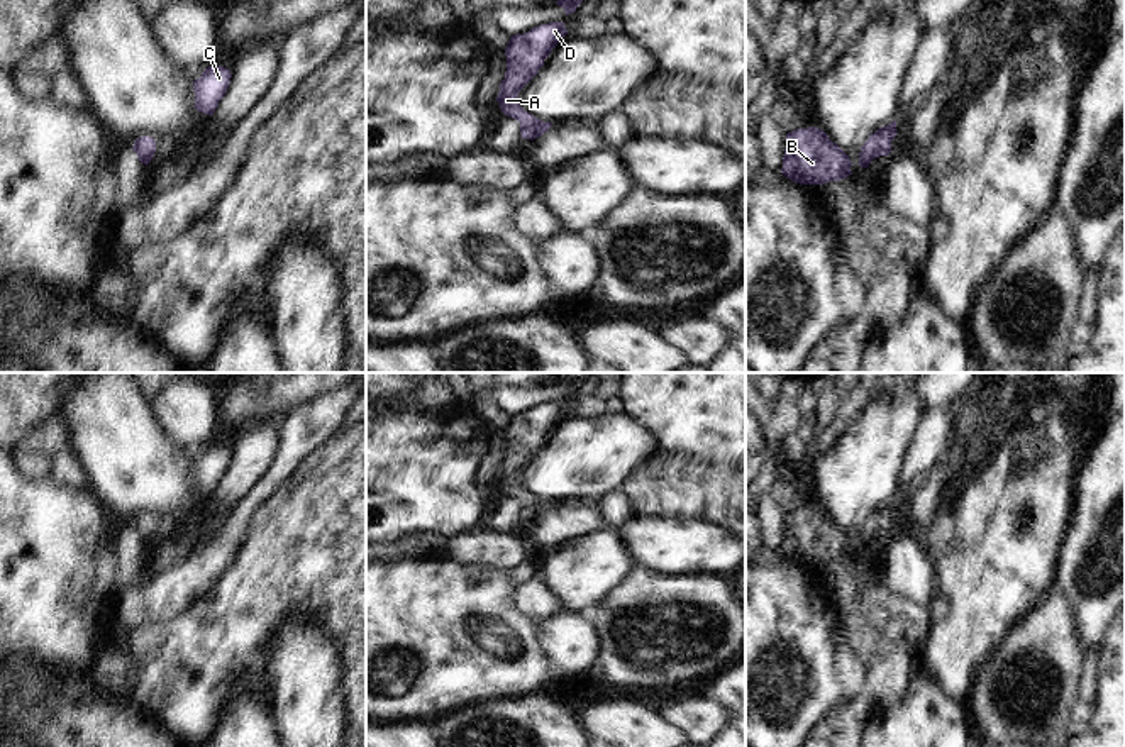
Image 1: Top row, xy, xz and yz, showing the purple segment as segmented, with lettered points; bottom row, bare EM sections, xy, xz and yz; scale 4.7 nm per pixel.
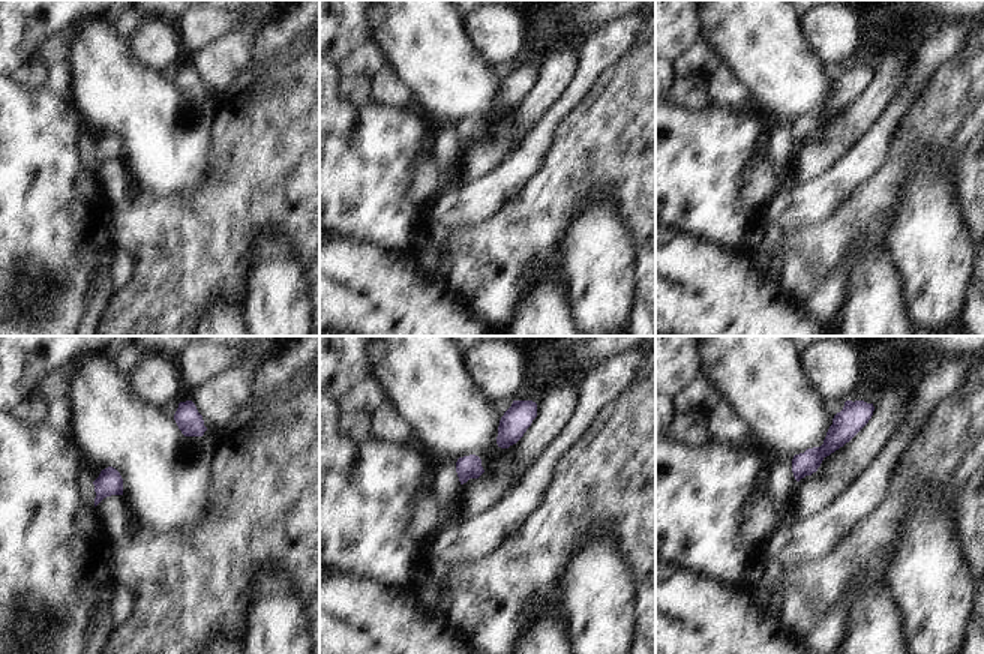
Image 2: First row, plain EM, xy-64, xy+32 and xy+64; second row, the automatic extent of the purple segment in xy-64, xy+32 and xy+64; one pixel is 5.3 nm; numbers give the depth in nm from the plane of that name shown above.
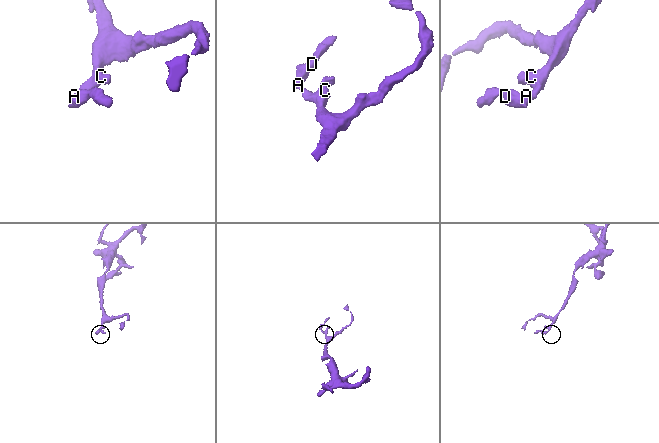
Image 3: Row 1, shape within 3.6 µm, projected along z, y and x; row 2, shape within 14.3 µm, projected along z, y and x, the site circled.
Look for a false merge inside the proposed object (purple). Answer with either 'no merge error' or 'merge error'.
no merge error

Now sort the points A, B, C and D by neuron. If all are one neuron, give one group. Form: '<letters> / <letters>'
A B C D

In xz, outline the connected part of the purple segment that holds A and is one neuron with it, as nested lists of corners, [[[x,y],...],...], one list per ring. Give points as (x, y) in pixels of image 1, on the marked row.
[[[549,22],[530,29],[525,34],[510,37],[505,49],[507,71],[500,83],[496,102],[503,112],[520,122],[520,134],[524,139],[537,139],[551,129],[551,122],[542,122],[532,113],[525,112],[518,103],[518,91],[539,73],[544,59],[568,34],[564,22]]]

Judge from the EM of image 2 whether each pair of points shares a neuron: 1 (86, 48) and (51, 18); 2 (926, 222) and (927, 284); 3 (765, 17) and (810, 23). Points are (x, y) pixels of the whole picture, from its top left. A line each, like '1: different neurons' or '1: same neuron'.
1: different neurons
2: same neuron
3: different neurons

